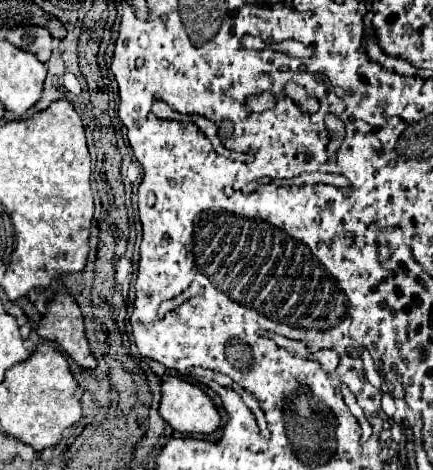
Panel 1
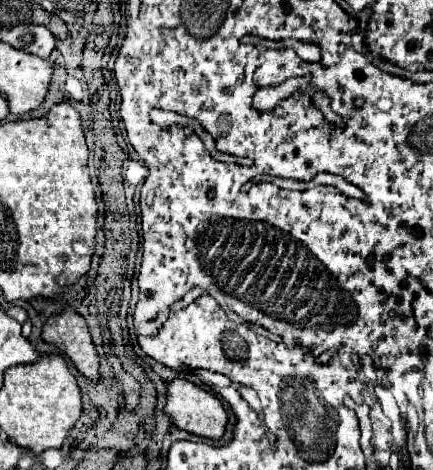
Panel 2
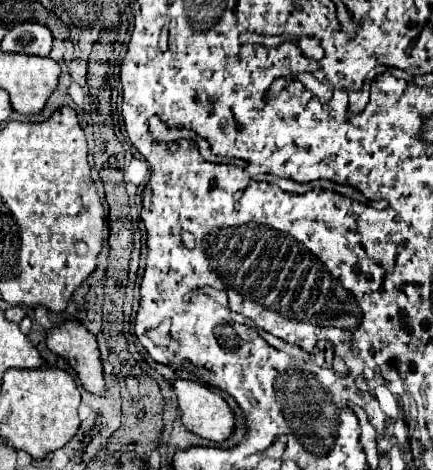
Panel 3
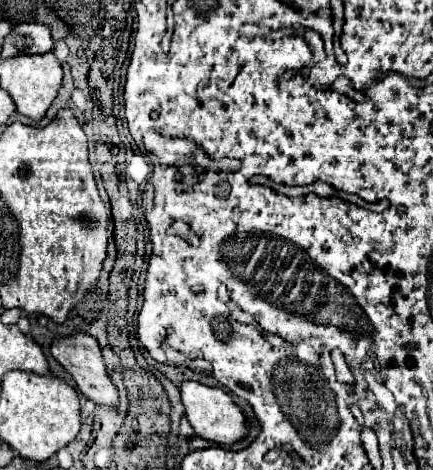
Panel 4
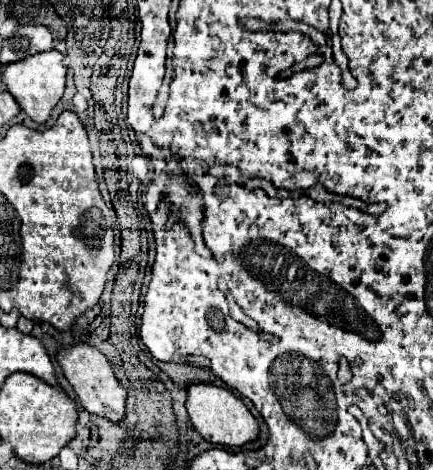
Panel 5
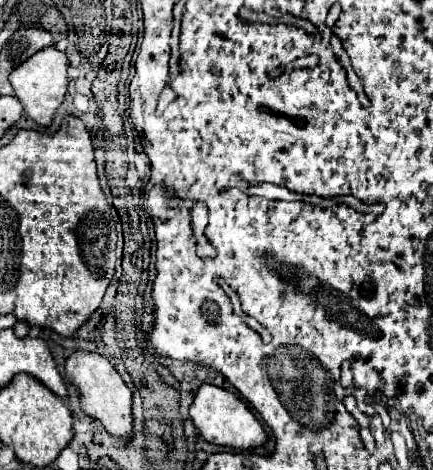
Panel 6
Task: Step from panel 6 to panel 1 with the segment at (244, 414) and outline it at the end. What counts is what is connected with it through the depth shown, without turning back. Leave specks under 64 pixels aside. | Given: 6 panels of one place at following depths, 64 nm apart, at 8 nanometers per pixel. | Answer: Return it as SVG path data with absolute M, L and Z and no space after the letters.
M168 376L162 382L160 416L178 432L212 434L220 428L220 412L212 398L182 378Z

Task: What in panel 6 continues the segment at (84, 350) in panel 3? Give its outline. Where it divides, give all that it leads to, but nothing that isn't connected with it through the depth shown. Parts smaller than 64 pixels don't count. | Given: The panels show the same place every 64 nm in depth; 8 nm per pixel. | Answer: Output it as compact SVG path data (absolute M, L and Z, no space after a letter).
M74 352L66 360L66 378L72 384L78 386L84 412L88 416L100 420L110 436L120 438L124 444L128 444L128 440L132 436L132 422L134 422L132 390L124 384L122 376L112 368L112 364L104 356L100 356L100 354Z

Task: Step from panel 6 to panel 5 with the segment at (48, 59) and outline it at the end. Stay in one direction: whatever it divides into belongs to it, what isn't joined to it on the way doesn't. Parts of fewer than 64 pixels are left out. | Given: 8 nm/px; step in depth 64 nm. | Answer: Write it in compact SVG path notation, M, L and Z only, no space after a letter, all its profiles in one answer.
M48 50L48 52L40 52L34 56L28 56L20 62L8 64L8 68L4 66L2 70L2 80L8 86L8 92L16 98L16 102L20 104L20 108L38 124L44 124L50 118L52 108L58 104L58 100L64 94L66 88L66 64L64 64L64 56L58 50Z

